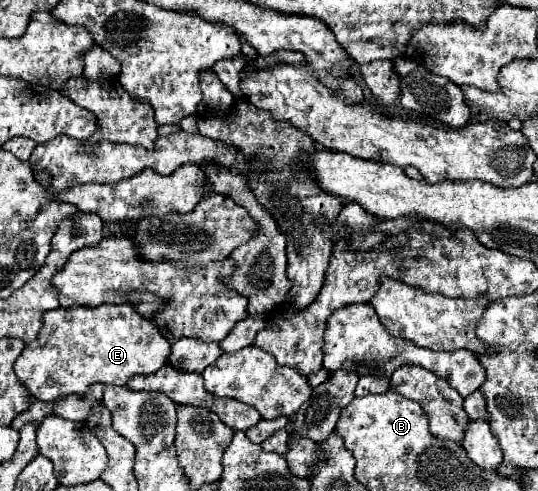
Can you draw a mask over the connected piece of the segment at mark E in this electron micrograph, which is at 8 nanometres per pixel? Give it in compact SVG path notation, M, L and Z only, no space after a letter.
M130 305L58 307L42 317L40 337L26 345L16 361L16 375L36 399L56 401L70 393L84 395L90 385L126 385L134 375L156 373L166 365L170 341L160 329L144 321Z

